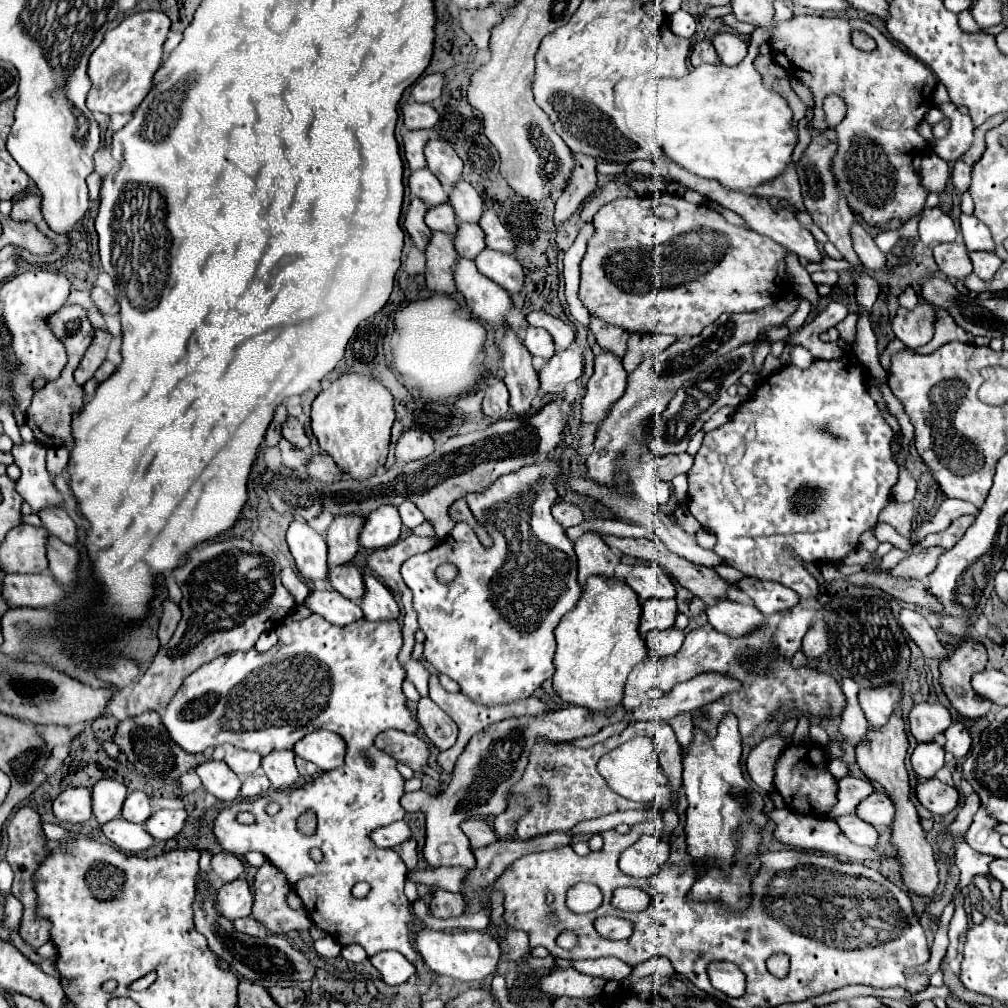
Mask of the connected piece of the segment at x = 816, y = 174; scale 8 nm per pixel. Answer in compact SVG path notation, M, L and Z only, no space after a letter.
M809 124L809 132L813 136L811 146L805 150L801 162L797 164L797 174L799 174L799 182L801 182L801 194L803 194L803 204L807 208L807 212L813 216L813 222L829 236L829 242L835 244L835 248L843 254L843 258L853 266L855 272L863 272L863 264L859 262L859 256L853 250L853 242L851 242L851 226L855 224L855 216L851 214L847 202L843 200L843 194L837 188L837 180L831 172L831 158L837 152L837 138L835 132L827 130L823 136L811 130Z

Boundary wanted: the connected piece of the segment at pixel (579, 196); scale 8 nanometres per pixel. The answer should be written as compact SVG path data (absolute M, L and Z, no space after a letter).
M573 154L575 168L571 170L571 180L563 190L561 198L555 202L555 224L563 224L579 208L579 204L591 196L597 188L597 160L587 154Z

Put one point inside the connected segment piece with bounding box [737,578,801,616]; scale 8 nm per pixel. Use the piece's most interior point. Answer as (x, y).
(770, 597)

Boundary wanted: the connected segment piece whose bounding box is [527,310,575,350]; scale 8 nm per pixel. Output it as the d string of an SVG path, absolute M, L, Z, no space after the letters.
M529 312L527 314L527 322L531 324L531 326L541 326L541 328L545 328L551 336L553 336L553 340L555 340L555 346L559 348L559 350L565 350L565 348L569 348L571 344L573 344L573 340L575 340L575 330L573 330L573 326L571 324L567 324L567 322L563 322L563 320L559 320L559 318L555 318L555 316L551 316L551 314L547 314L547 312Z

